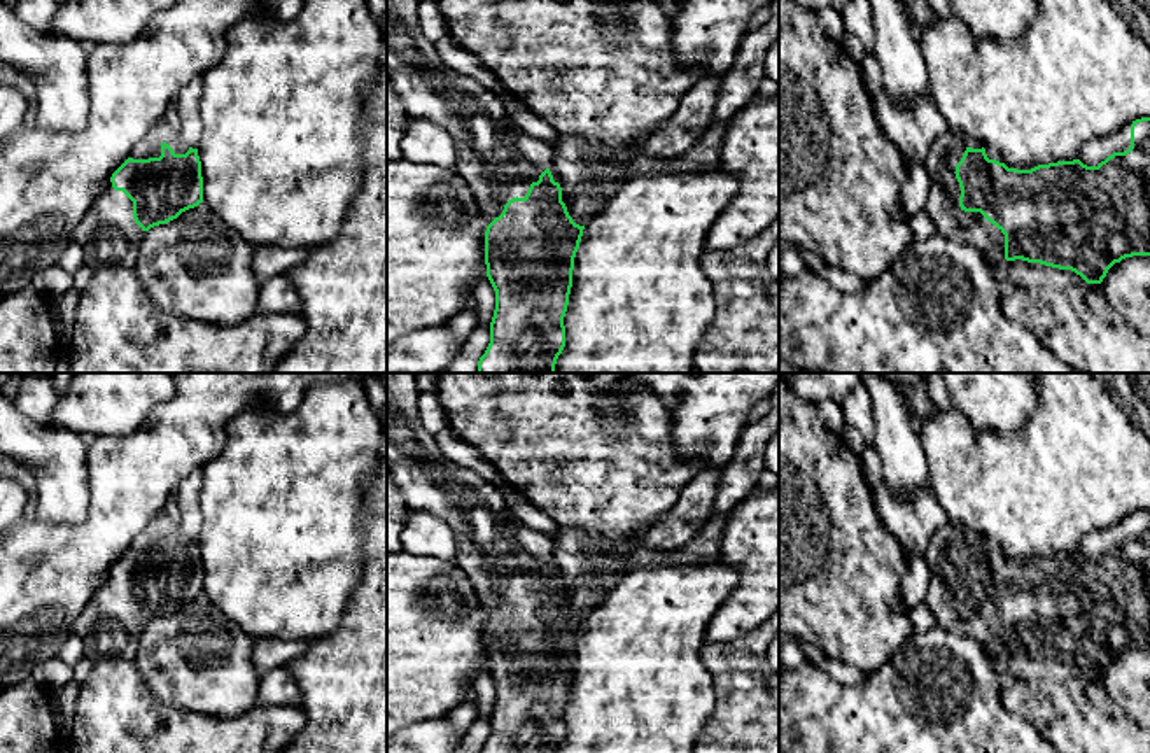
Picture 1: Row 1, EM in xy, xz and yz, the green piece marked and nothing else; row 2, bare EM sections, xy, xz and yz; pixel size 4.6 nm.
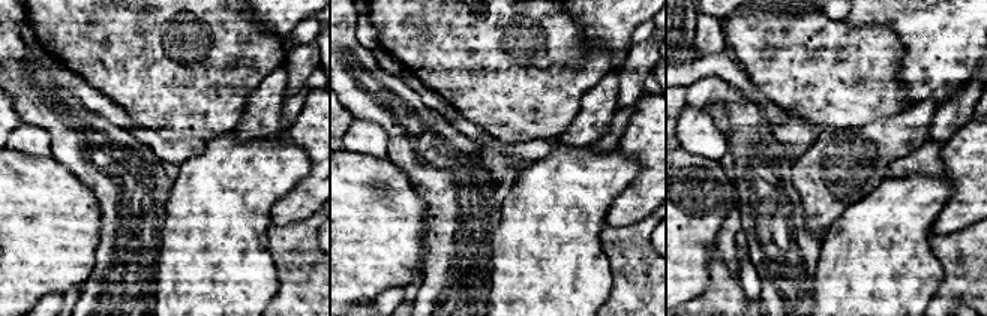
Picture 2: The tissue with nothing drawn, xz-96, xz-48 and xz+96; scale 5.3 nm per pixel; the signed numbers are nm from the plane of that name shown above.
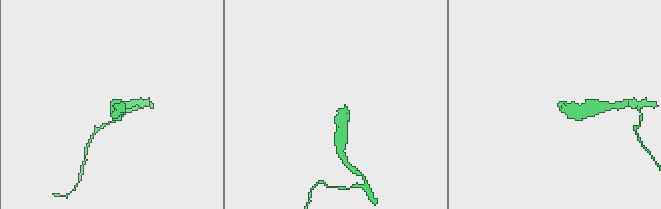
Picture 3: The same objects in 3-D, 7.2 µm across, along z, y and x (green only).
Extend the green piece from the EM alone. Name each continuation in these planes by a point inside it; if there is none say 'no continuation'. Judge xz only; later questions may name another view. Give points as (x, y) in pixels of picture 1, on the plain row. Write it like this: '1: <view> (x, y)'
1: xz (497, 554)

